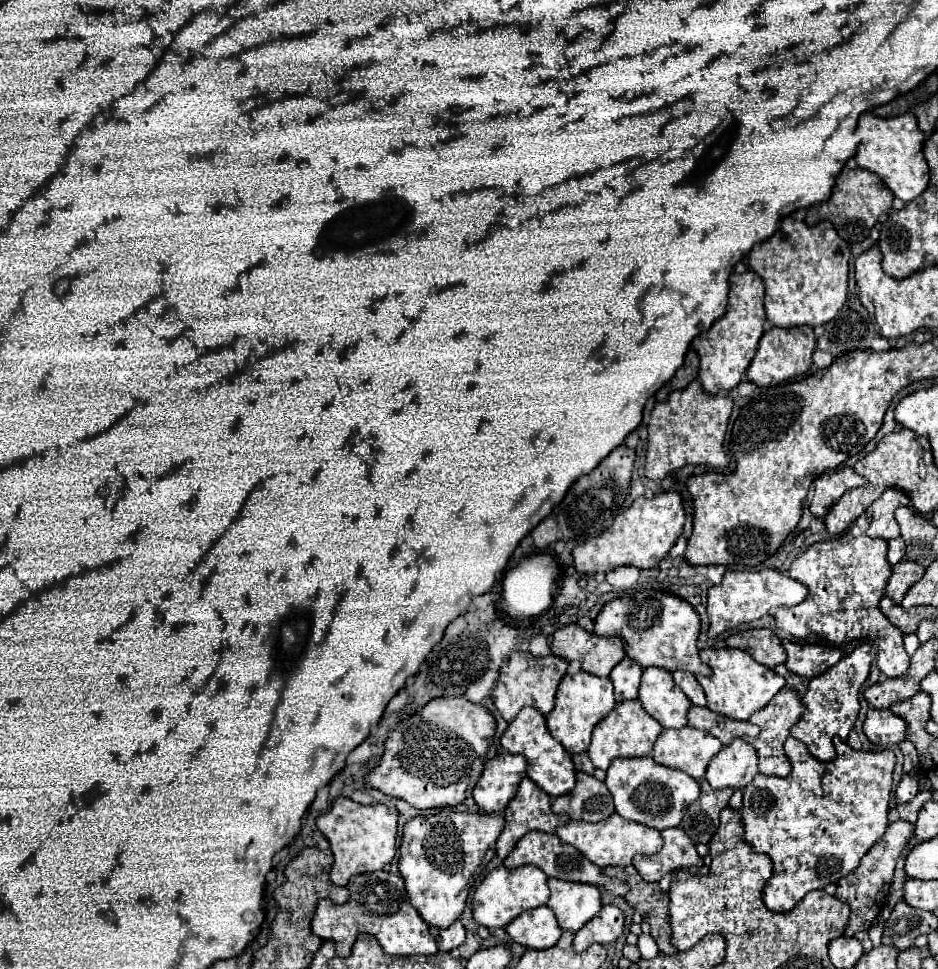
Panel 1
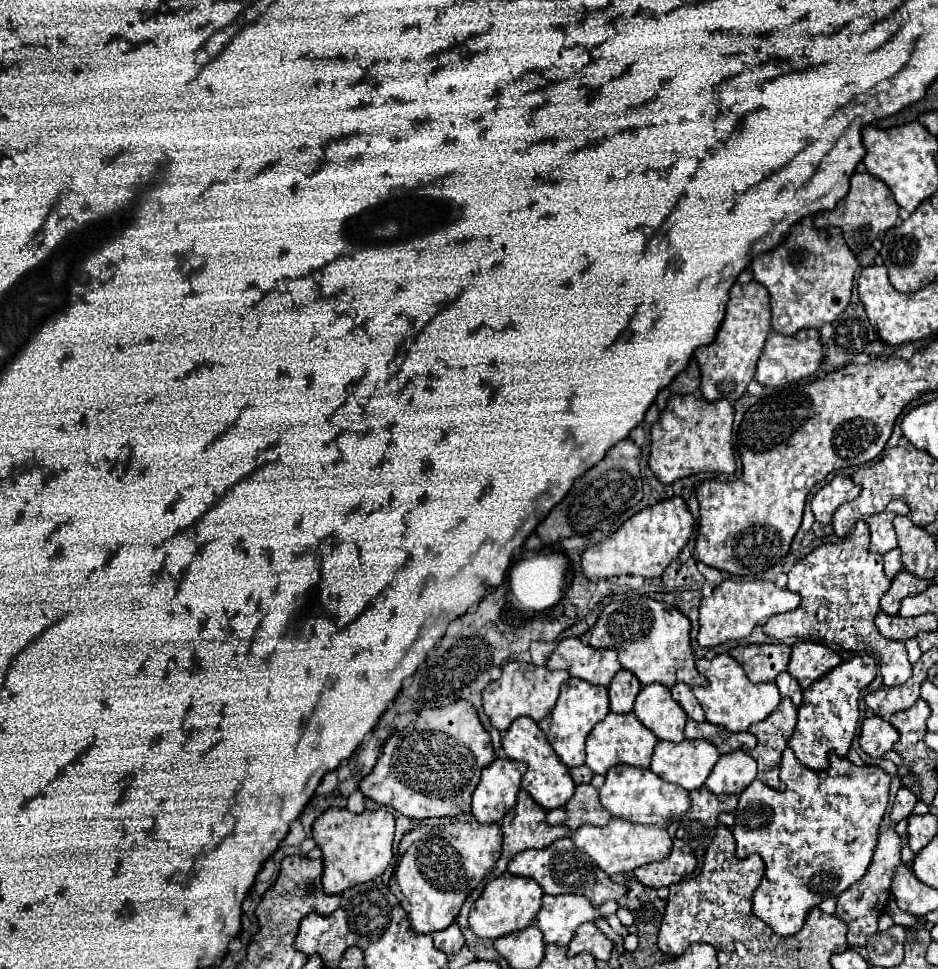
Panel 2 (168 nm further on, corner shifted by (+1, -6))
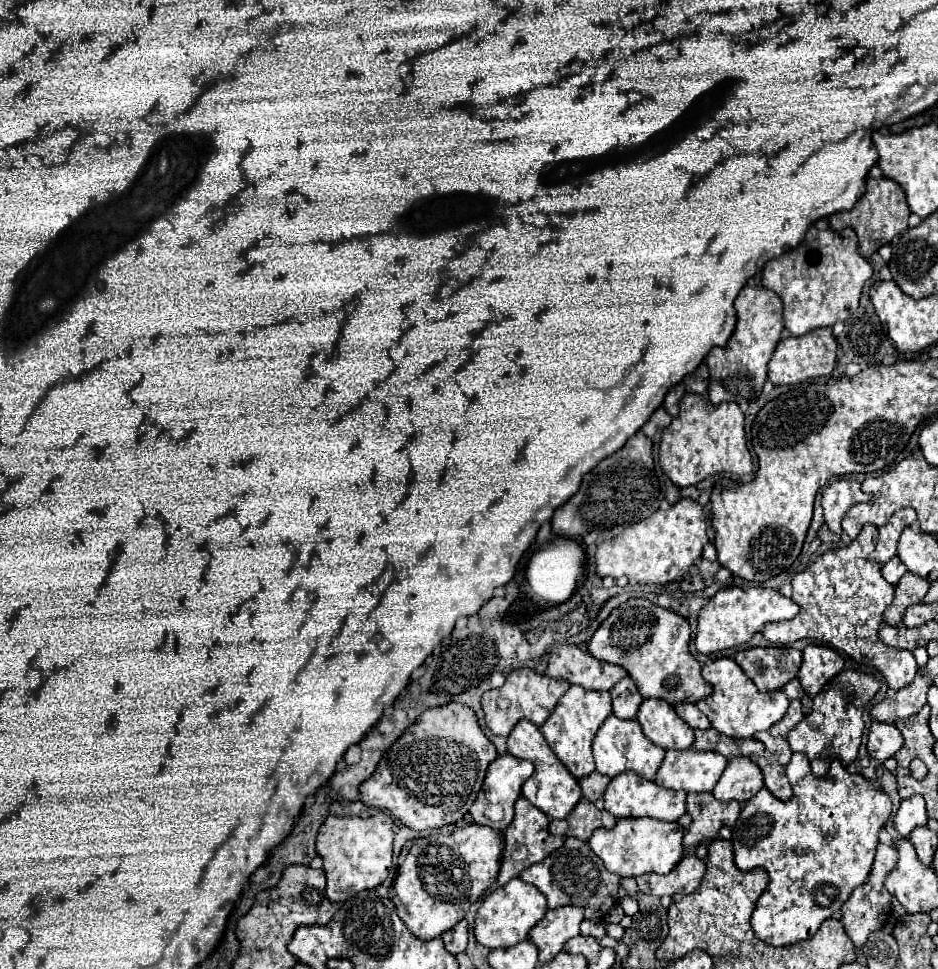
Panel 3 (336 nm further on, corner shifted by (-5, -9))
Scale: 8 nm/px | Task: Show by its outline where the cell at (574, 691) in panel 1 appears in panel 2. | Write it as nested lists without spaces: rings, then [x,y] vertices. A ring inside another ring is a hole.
[[[571,677],[561,685],[561,693],[555,703],[555,709],[551,711],[551,715],[547,715],[539,723],[539,727],[545,733],[545,737],[549,739],[549,743],[553,745],[559,759],[567,767],[577,767],[577,765],[585,763],[585,739],[587,739],[591,727],[595,723],[599,723],[601,719],[605,719],[607,713],[609,713],[607,689],[599,687],[599,685],[591,685],[583,679]]]

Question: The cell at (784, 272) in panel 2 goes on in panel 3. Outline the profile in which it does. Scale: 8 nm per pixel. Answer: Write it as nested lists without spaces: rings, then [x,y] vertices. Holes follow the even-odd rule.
[[[811,226],[809,232],[805,234],[805,240],[797,248],[793,248],[791,252],[787,252],[779,258],[773,258],[765,264],[763,284],[765,284],[765,288],[779,294],[779,298],[783,300],[785,328],[793,336],[803,336],[815,328],[825,328],[825,326],[833,326],[839,320],[847,320],[857,310],[861,290],[863,290],[865,282],[871,278],[871,274],[873,274],[873,266],[857,252],[855,230],[845,228],[841,232],[835,232],[835,230],[817,230],[815,226]]]

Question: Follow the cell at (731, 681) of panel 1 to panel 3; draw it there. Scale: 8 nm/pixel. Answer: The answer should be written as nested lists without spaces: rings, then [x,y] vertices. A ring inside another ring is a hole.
[[[717,658],[711,664],[703,666],[701,670],[703,678],[713,686],[711,696],[697,702],[697,708],[709,718],[711,726],[735,740],[751,738],[755,732],[771,728],[775,722],[783,718],[783,714],[789,708],[789,700],[783,690],[775,692],[759,692],[757,686],[743,674],[743,670],[737,666],[733,658]]]

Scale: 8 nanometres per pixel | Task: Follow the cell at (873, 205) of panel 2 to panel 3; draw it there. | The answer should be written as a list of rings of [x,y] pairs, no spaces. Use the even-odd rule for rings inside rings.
[[[883,176],[883,178],[867,178],[867,192],[855,204],[855,208],[835,213],[833,218],[829,218],[829,222],[831,222],[831,229],[835,231],[841,231],[845,227],[853,228],[859,238],[859,254],[863,254],[863,258],[869,258],[877,250],[877,244],[871,242],[871,234],[873,234],[872,240],[876,242],[881,241],[885,234],[885,240],[890,243],[893,236],[896,237],[899,232],[907,230],[909,214],[911,214],[911,210],[905,200],[903,188],[895,180]]]

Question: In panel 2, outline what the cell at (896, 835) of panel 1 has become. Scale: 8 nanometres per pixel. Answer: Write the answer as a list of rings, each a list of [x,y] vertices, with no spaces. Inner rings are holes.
[[[887,827],[879,833],[879,843],[877,843],[873,861],[871,861],[865,877],[861,877],[855,885],[851,885],[847,891],[843,891],[837,897],[835,915],[849,925],[849,933],[847,933],[849,945],[865,945],[867,937],[877,931],[877,919],[885,911],[891,881],[893,881],[893,875],[895,875],[899,863],[901,863],[901,837],[897,835],[897,831],[893,827]]]

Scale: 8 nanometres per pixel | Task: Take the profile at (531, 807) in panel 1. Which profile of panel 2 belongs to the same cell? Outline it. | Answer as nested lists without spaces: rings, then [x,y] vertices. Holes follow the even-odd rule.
[[[523,789],[519,791],[517,805],[511,811],[507,811],[507,815],[503,817],[501,825],[503,825],[503,851],[501,851],[501,857],[499,857],[499,861],[495,863],[495,869],[493,869],[495,877],[499,877],[507,869],[507,863],[519,851],[525,851],[525,849],[543,849],[543,847],[551,845],[553,841],[557,841],[561,837],[567,837],[571,833],[571,829],[565,827],[565,825],[551,825],[549,827],[547,821],[545,821],[545,809],[539,803],[535,803],[531,799],[531,795],[527,791],[523,791]]]

